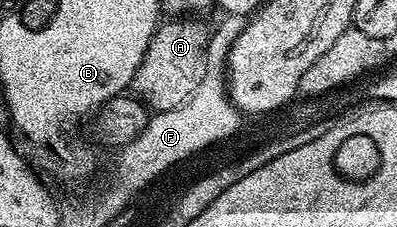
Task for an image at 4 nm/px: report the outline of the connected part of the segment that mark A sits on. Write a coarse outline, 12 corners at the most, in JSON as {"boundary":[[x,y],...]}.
{"boundary":[[156,28],[131,84],[154,112],[188,101],[205,69],[208,28]]}

